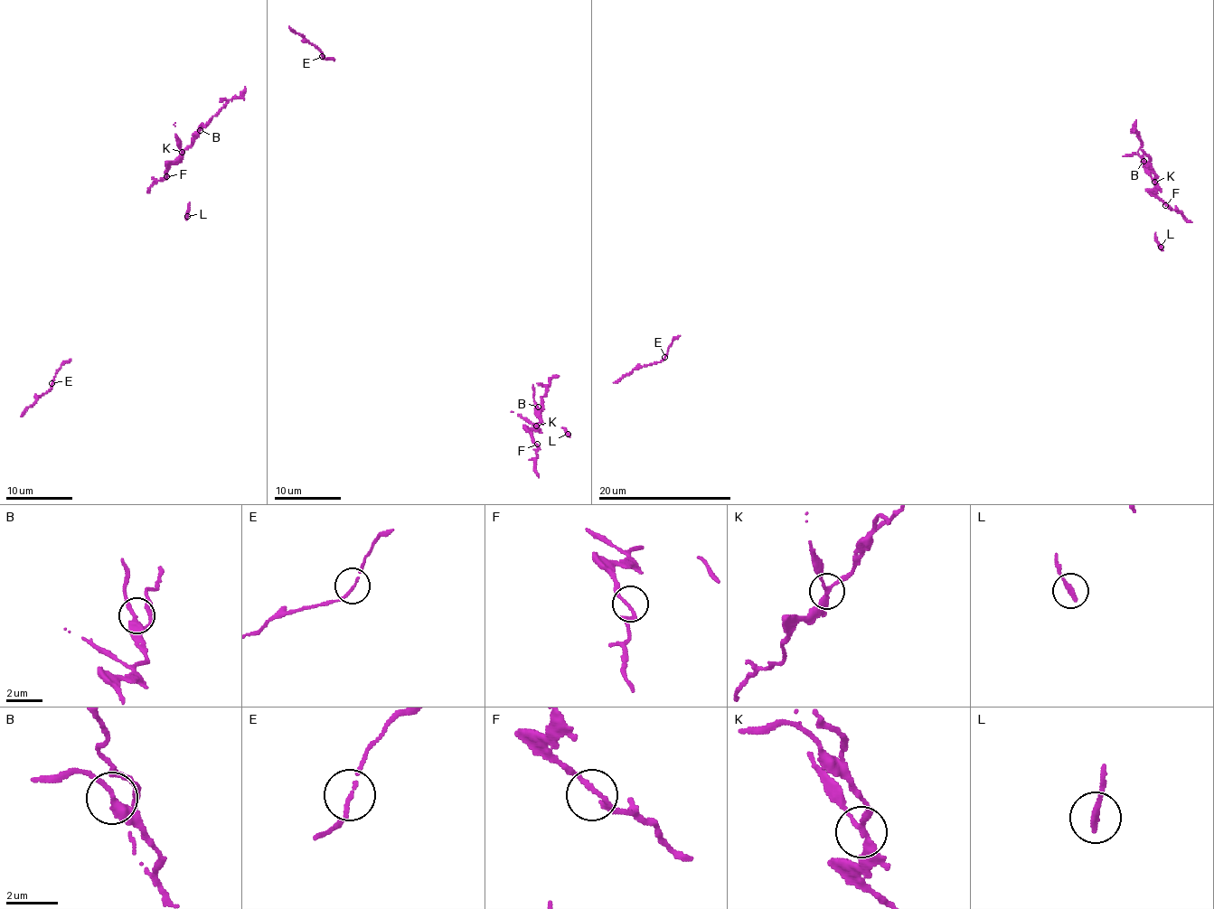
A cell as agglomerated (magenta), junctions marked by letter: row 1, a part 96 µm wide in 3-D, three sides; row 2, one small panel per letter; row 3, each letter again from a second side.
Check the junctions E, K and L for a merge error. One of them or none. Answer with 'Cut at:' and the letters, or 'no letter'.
Cut at: K

